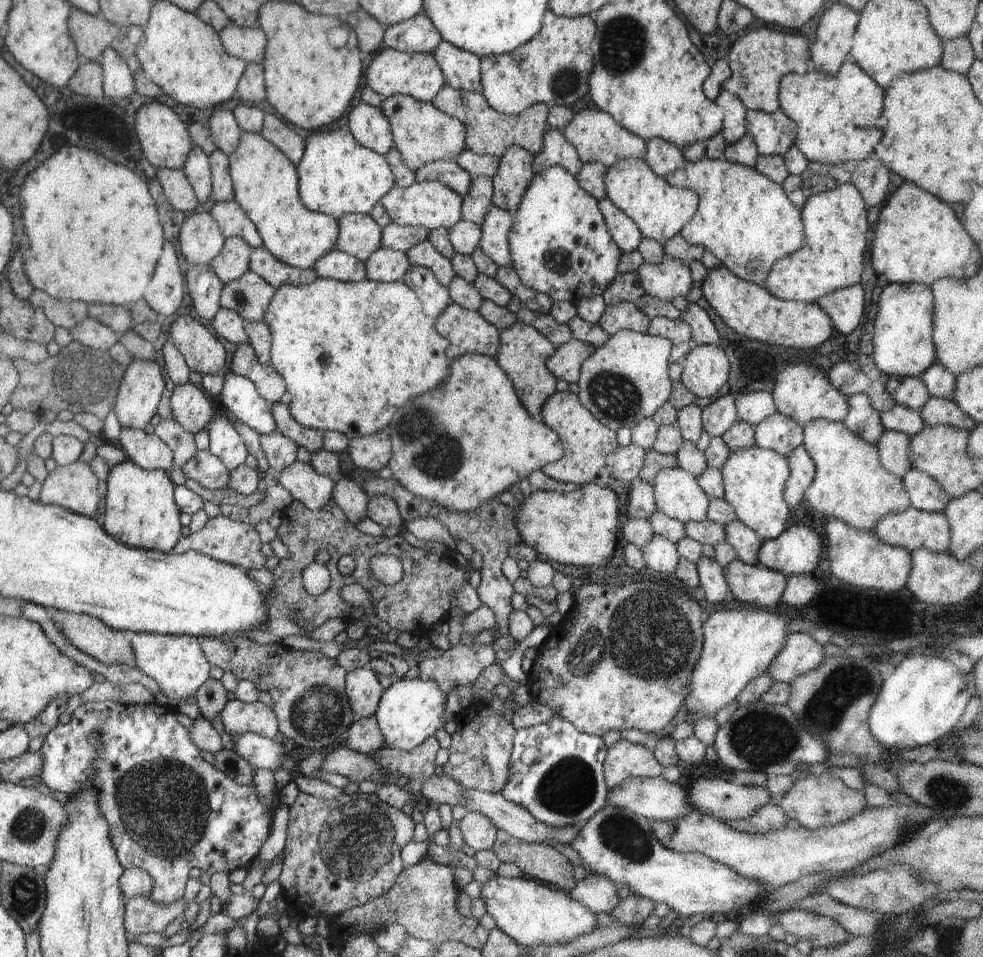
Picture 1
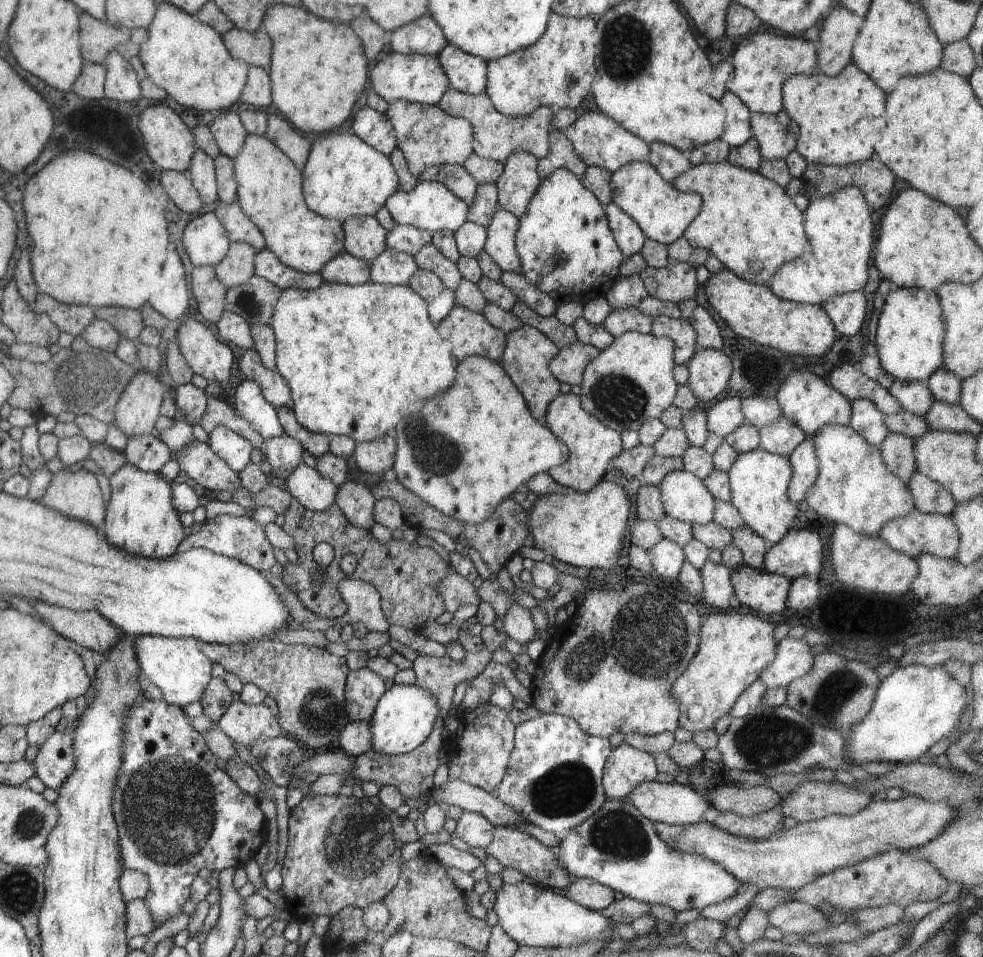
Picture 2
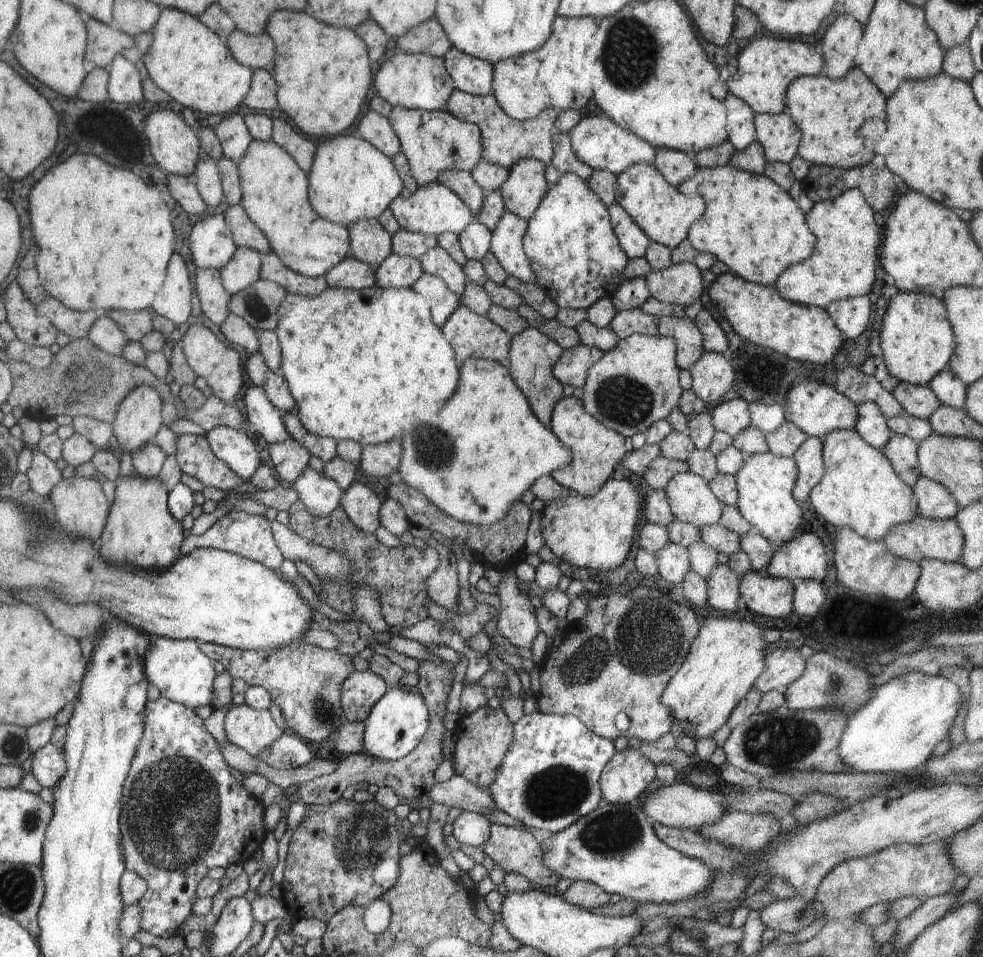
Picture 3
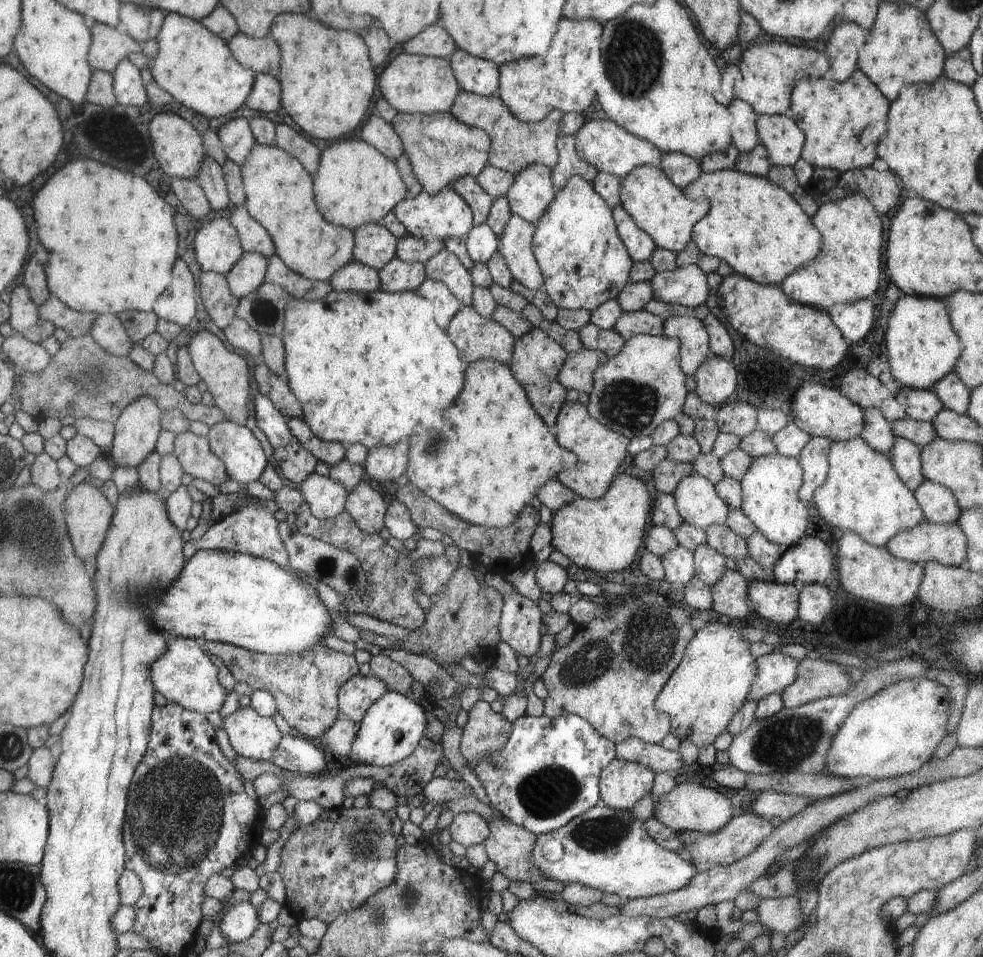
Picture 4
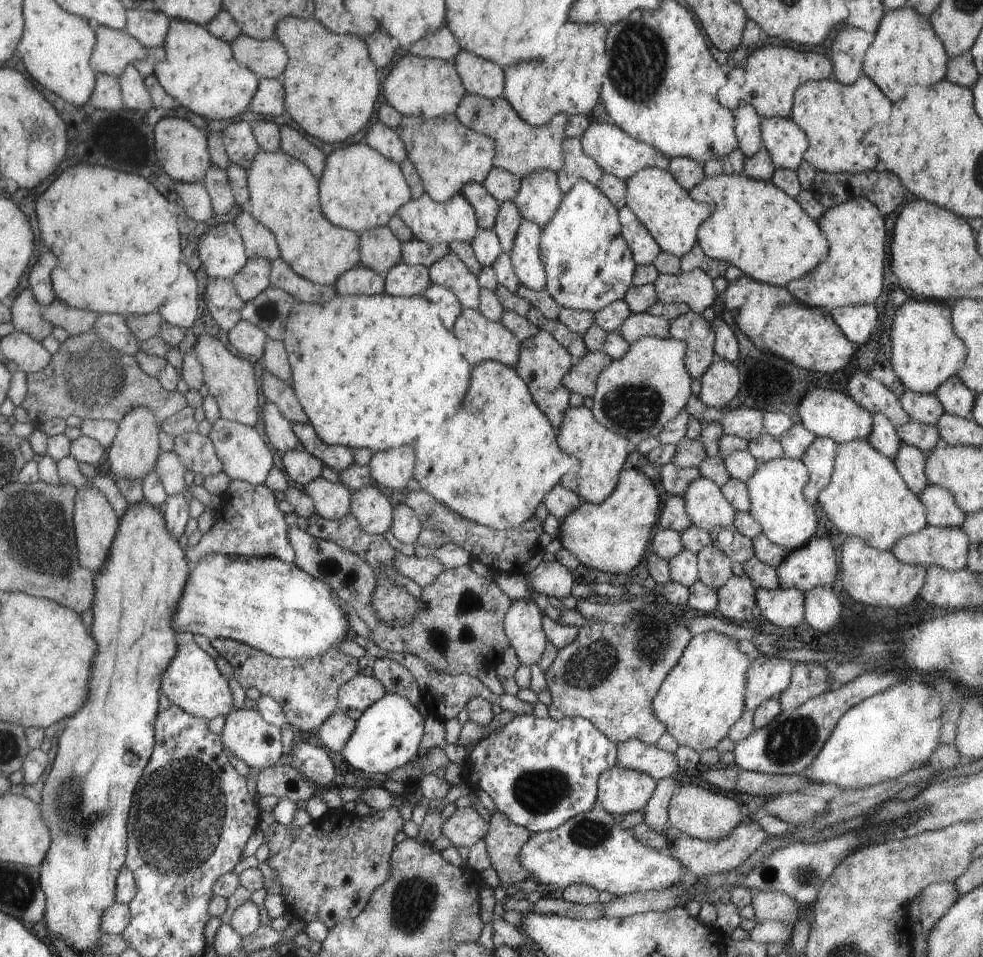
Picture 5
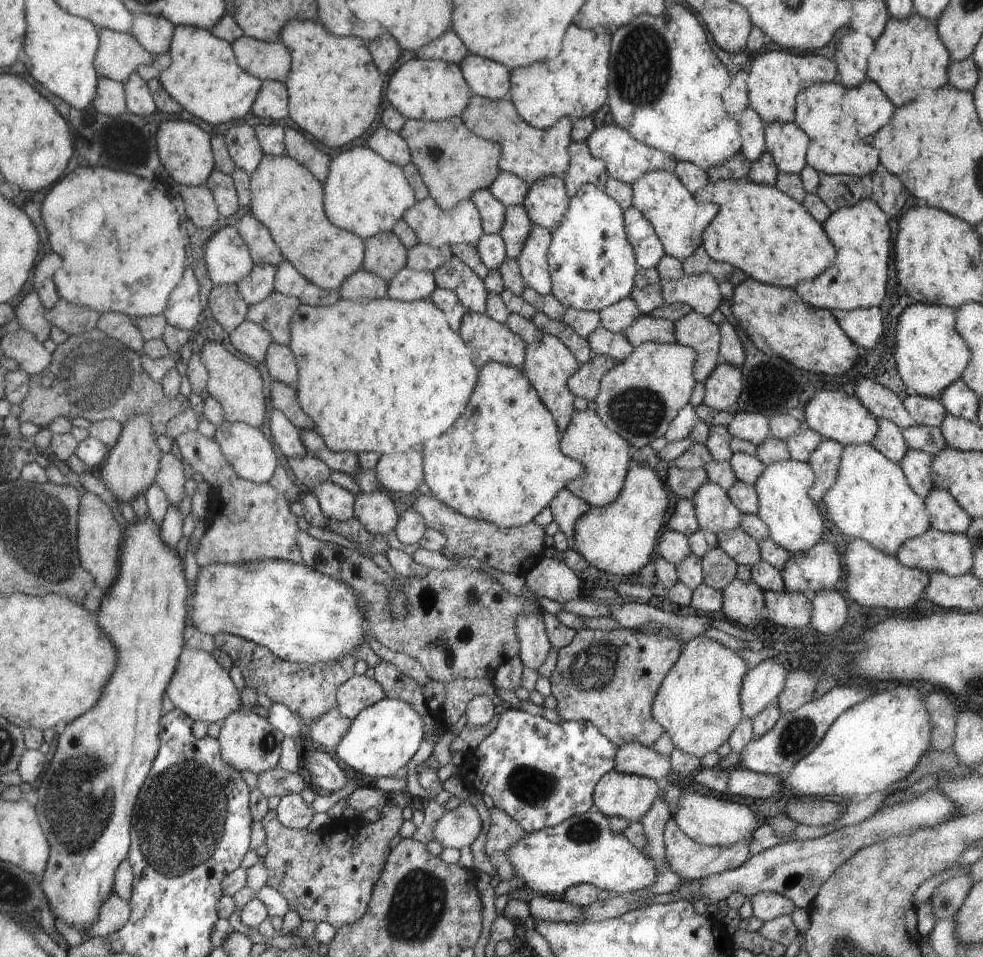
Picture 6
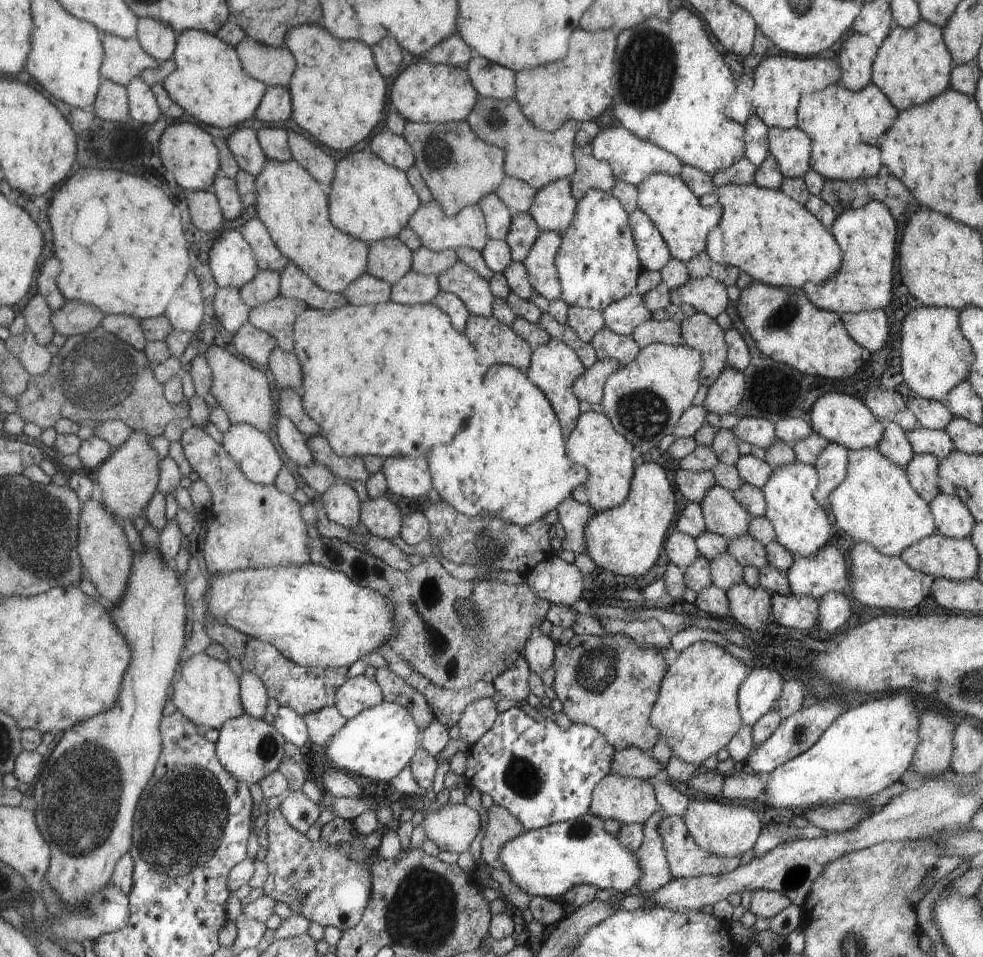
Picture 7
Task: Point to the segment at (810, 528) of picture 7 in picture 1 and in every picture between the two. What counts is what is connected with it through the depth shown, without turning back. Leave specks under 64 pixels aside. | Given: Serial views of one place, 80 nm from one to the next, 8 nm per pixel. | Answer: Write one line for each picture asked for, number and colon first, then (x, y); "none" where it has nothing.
1: (755, 478)
2: (759, 480)
3: (765, 482)
4: (770, 487)
5: (777, 503)
6: (783, 488)

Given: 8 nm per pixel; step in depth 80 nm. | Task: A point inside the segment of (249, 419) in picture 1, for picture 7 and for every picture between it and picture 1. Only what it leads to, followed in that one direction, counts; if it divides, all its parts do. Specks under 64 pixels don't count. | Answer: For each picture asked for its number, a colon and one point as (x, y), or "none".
2: (246, 398)
3: (265, 418)
4: (269, 419)
5: (279, 430)
6: (286, 436)
7: (294, 443)

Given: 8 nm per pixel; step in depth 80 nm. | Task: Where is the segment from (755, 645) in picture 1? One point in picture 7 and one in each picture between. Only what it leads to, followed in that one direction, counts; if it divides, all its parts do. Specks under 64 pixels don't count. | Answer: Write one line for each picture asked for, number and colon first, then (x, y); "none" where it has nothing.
2: (735, 649)
3: (729, 655)
4: (715, 678)
5: (704, 695)
6: (699, 704)
7: (696, 710)

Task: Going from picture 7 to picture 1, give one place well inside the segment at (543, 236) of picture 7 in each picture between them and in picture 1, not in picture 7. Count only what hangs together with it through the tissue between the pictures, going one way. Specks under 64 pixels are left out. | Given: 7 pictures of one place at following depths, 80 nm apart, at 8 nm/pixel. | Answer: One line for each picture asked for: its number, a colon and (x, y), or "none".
1: (495, 230)
2: (500, 243)
3: (506, 243)
4: (515, 244)
5: (525, 253)
6: (532, 260)

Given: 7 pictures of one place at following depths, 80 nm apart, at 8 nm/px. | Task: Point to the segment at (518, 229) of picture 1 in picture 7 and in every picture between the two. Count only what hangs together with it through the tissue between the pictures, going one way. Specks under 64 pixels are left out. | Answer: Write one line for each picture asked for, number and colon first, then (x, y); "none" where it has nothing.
2: (567, 250)
3: (577, 259)
4: (584, 262)
5: (589, 265)
6: (592, 265)
7: (598, 264)

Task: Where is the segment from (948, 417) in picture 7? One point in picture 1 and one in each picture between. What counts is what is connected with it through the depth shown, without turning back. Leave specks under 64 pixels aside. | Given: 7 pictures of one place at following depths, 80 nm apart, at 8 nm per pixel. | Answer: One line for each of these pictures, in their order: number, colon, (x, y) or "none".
1: (911, 392)
2: (914, 396)
3: (919, 401)
4: (922, 405)
5: (926, 409)
6: (929, 411)

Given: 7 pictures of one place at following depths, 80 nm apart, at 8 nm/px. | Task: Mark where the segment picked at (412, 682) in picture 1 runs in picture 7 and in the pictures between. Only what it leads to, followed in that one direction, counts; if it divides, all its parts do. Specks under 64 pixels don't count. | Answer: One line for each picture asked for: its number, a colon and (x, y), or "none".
2: (404, 718)
3: (398, 722)
4: (391, 730)
5: (387, 736)
6: (383, 738)
7: (378, 743)

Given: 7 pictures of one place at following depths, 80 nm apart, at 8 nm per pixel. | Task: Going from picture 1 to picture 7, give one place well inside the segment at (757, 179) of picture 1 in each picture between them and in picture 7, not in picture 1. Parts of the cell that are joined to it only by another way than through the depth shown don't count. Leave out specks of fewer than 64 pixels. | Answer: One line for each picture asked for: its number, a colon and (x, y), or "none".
2: (748, 222)
3: (751, 224)
4: (756, 227)
5: (756, 226)
6: (771, 237)
7: (767, 234)

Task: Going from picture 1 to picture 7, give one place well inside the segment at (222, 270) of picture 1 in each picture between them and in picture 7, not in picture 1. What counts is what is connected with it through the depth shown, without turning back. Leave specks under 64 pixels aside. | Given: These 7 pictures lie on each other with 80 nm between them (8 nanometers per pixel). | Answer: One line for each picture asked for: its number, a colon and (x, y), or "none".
2: (238, 266)
3: (243, 270)
4: (248, 274)
5: (254, 278)
6: (260, 283)
7: (265, 287)

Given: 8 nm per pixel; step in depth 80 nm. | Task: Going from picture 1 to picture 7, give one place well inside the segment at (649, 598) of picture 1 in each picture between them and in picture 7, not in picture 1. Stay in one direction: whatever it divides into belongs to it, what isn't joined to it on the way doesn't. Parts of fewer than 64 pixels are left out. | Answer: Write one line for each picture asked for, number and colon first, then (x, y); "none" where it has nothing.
2: (611, 666)
3: (610, 670)
4: (611, 672)
5: (609, 674)
6: (610, 678)
7: (609, 682)

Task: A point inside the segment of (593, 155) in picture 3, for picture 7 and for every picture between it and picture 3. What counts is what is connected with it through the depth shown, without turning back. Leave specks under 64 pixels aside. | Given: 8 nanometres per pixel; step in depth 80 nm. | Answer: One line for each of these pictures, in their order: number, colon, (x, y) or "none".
4: (609, 147)
5: (618, 153)
6: (627, 159)
7: (633, 159)

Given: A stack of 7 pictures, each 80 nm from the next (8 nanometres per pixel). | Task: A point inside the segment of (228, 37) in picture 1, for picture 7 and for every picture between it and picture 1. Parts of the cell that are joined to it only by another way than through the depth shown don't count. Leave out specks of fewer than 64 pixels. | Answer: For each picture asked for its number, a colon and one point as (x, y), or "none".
2: (254, 48)
3: (258, 51)
4: (262, 54)
5: (268, 58)
6: (272, 61)
7: (272, 65)

